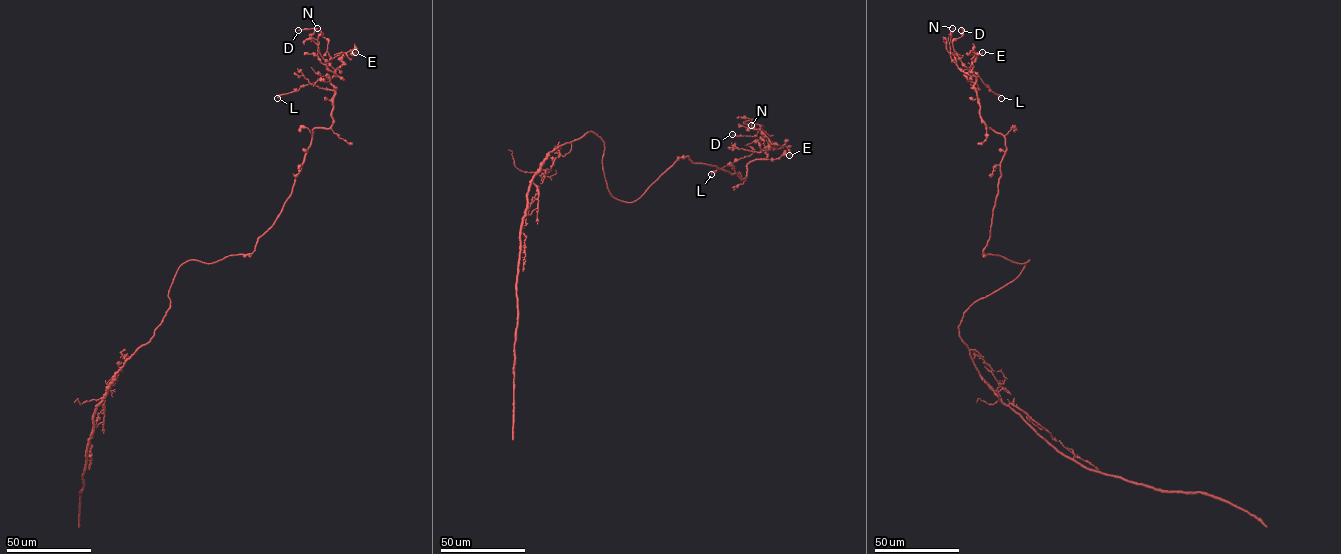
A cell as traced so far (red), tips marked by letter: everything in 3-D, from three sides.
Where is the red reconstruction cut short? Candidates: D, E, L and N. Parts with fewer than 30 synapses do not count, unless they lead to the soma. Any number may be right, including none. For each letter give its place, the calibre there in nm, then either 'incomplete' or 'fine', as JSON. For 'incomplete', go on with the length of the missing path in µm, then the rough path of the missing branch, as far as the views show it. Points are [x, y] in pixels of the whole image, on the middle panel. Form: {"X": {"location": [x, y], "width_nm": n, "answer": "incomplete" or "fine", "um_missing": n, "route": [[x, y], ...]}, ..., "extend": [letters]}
{"D": {"location": [732, 134], "width_nm": 170, "answer": "fine"}, "E": {"location": [789, 155], "width_nm": 200, "answer": "fine"}, "L": {"location": [711, 174], "width_nm": 280, "answer": "fine"}, "N": {"location": [751, 125], "width_nm": 280, "answer": "fine"}, "extend": []}

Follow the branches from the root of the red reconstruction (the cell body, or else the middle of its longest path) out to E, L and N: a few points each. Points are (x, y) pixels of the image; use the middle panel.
E: (602, 162), (610, 193), (632, 202), (681, 157), (742, 179), (769, 144), (789, 155)
L: (602, 162), (610, 193), (632, 202), (681, 157), (742, 179), (747, 165), (764, 159), (768, 147), (711, 174)
N: (602, 162), (610, 193), (625, 202), (687, 156), (742, 179), (770, 144), (752, 119), (744, 122), (751, 125)

